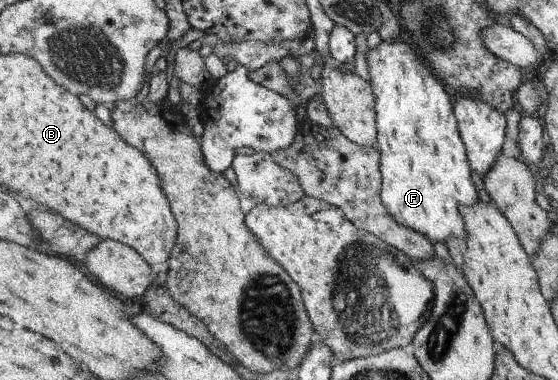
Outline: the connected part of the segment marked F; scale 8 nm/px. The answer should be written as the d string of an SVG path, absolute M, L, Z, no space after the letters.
M398 38L380 40L376 47L368 48L365 62L374 98L380 201L396 223L421 233L430 243L445 243L450 236L463 238L457 207L472 205L478 198L457 130L452 97L428 65Z

